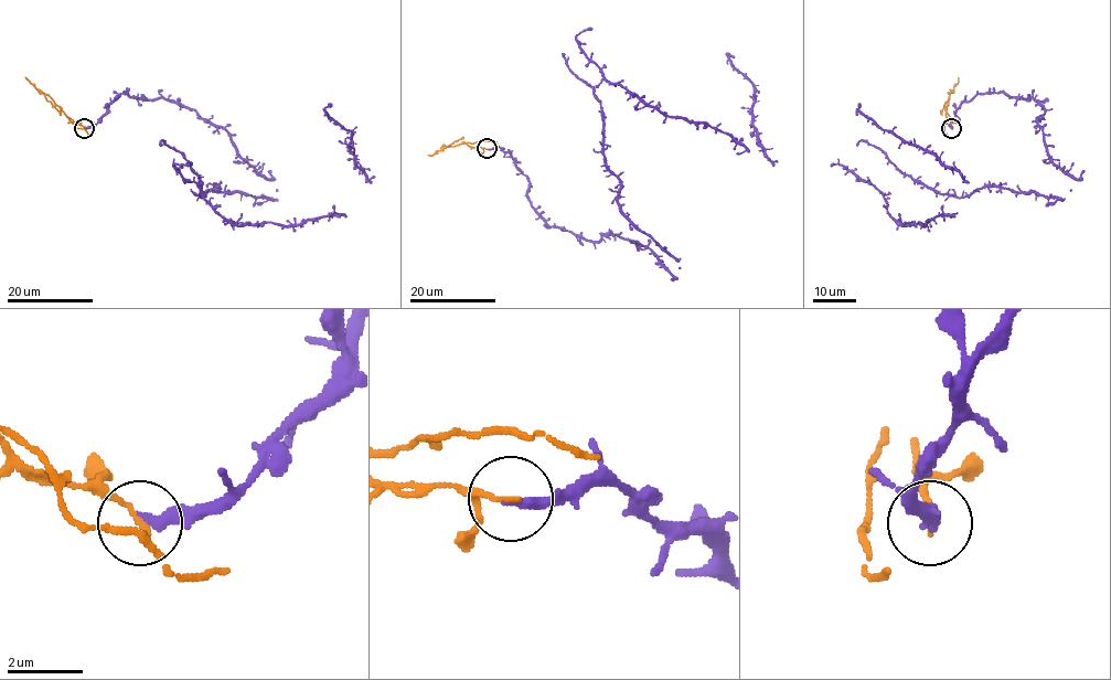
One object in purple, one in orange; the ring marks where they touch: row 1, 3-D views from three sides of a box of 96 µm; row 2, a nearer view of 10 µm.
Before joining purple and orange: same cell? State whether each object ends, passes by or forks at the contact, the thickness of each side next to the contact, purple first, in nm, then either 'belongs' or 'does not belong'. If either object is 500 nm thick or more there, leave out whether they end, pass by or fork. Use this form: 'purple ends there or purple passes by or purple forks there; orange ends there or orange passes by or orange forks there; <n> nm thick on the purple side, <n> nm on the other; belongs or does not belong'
purple ends there; orange ends there; 320 nm thick on the purple side, 130 nm on the other; does not belong

